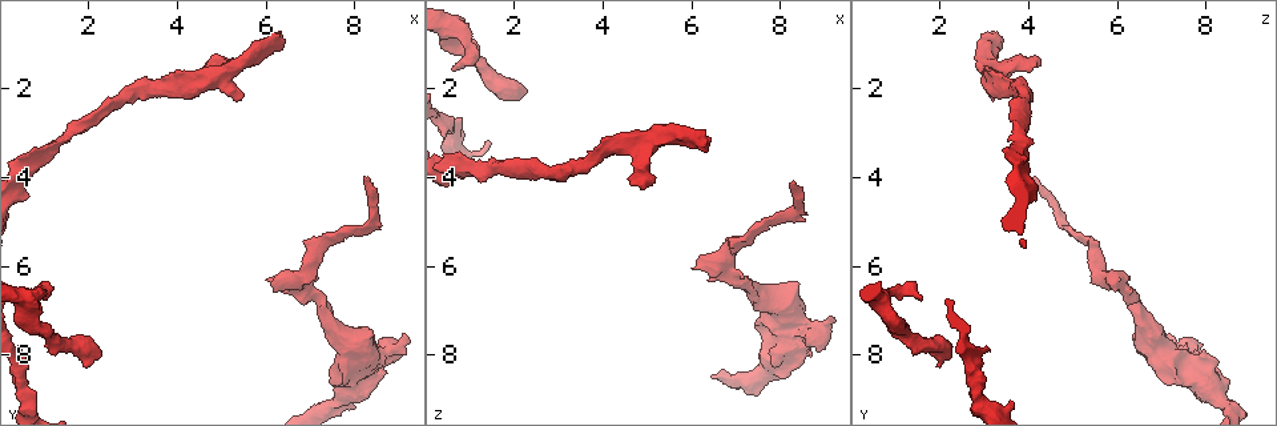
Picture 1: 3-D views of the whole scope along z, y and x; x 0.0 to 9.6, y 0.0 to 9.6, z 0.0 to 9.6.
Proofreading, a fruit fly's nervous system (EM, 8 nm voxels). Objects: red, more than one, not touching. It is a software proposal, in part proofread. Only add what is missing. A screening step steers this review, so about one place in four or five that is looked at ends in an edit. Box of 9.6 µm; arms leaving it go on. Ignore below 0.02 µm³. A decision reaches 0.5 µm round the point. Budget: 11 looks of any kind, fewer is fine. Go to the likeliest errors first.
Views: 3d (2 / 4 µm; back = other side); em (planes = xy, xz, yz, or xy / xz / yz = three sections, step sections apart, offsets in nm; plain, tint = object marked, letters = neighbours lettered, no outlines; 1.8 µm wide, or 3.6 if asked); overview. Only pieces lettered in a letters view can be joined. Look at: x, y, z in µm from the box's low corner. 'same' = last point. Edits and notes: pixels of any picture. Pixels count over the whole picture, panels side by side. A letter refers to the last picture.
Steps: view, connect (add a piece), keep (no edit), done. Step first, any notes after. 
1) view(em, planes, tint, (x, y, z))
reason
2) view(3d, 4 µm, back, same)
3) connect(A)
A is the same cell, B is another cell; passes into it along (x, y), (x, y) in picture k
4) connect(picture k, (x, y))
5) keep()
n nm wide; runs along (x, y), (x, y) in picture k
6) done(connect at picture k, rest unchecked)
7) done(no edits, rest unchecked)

view(em, xy, step 16, letters, (8.15, 4.05, 4.20))
end of a long branch

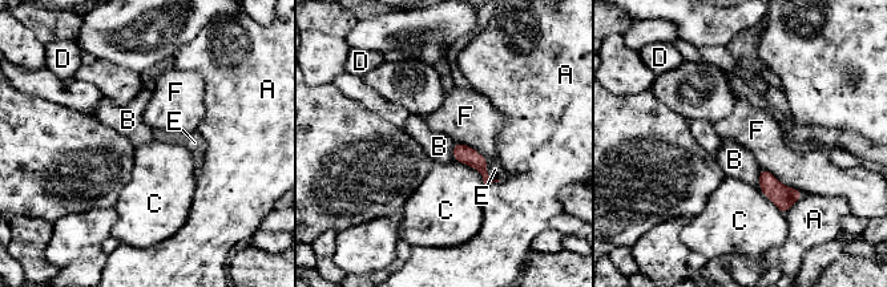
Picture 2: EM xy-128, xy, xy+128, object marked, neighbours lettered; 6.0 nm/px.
connect(E)
E is the same cell, A, B, C, D and F are other cells; passes into it along (462, 153), (488, 174), (495, 169) in picture 2; the neuron continues

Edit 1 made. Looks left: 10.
view(overview)
redraw

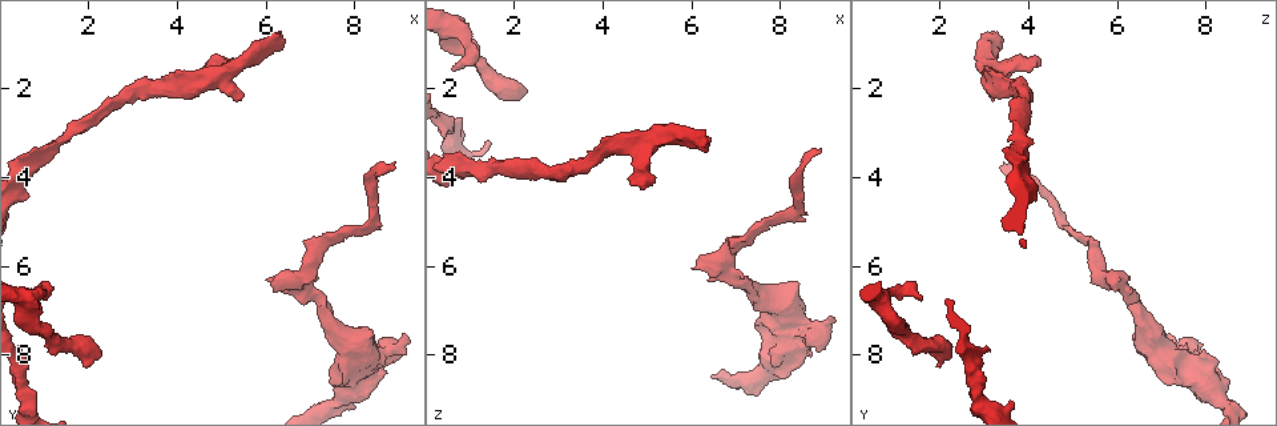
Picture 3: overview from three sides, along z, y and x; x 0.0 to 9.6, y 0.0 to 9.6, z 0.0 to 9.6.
view(em, xy, step 4, letters, (0.60, 6.65, 1.55))
free end

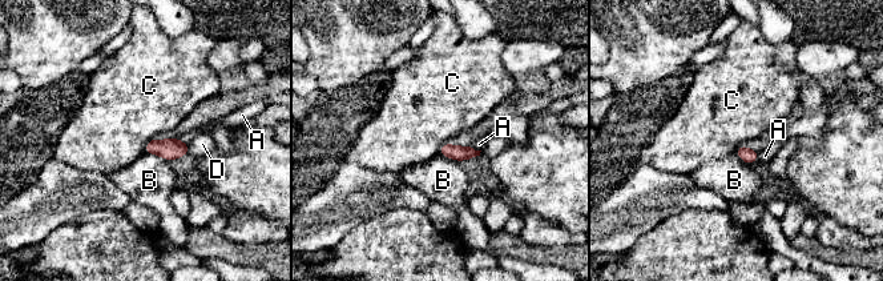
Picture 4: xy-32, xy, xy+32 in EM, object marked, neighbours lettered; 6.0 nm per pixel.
view(em, planes, letters, same)
another direction

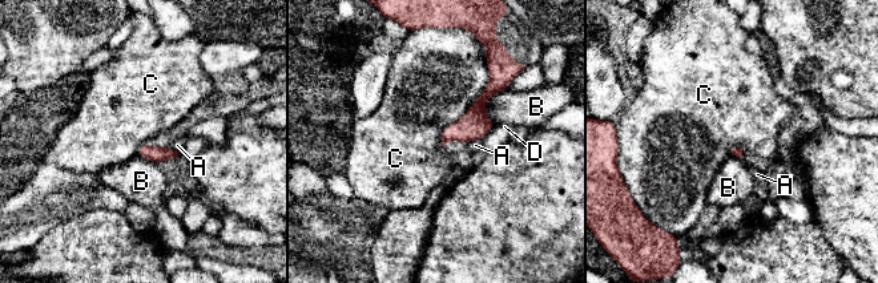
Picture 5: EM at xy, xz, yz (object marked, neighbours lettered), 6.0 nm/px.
keep()
A, B, C and D are other cells; border along (487, 67), (443, 148) in picture 5; none of them fits

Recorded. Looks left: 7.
view(em, planes, letters, (4.90, 1.50, 4.25))
free end

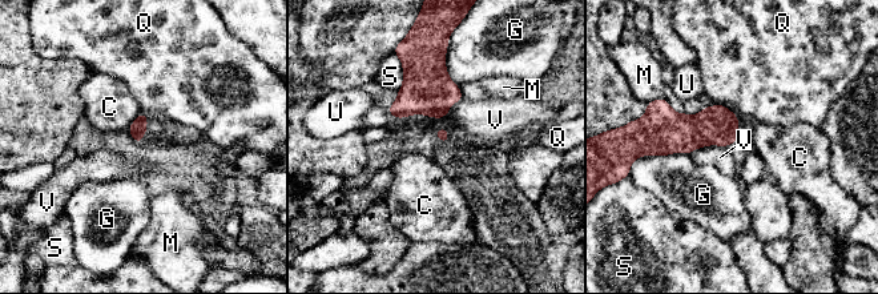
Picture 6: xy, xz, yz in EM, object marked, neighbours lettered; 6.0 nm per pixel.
keep()
C, G, M, Q, S, U and V are other cells; border along (463, 99), (442, 117), (395, 120) in picture 6; none of them fits

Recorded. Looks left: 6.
view(em, planes, letters, (8.85, 7.80, 7.45))

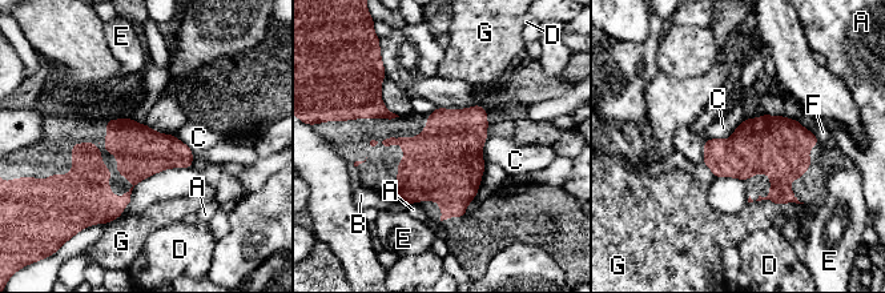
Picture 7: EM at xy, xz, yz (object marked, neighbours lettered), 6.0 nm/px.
keep()
C touches over 260 nm; A, B, C, D, E, F and G are other cells; border along (745, 119), (727, 139), (709, 139) in picture 7; none of them fits

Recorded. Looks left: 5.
done(connect at picture 2, rest unchecked)

